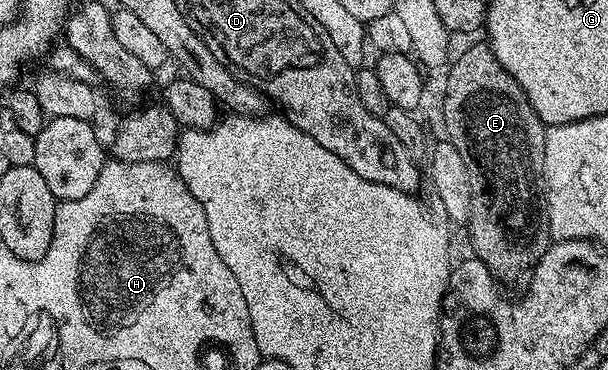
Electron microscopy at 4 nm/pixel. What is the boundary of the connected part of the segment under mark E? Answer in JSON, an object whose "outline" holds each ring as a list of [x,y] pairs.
{"outline":[[[489,43],[474,44],[471,48],[466,48],[458,56],[458,61],[454,65],[449,65],[450,73],[446,76],[446,97],[442,100],[442,120],[446,123],[446,132],[449,139],[460,150],[460,158],[464,158],[464,166],[468,170],[468,182],[472,186],[472,206],[470,207],[470,244],[474,247],[473,255],[482,260],[488,266],[488,270],[493,272],[499,281],[514,280],[518,275],[529,273],[538,259],[543,256],[547,248],[550,247],[552,239],[550,237],[549,222],[546,219],[546,198],[544,195],[544,181],[542,171],[544,170],[544,142],[546,141],[547,125],[542,123],[542,119],[532,110],[524,90],[520,90],[520,82],[500,66],[496,54],[490,49]]]}

